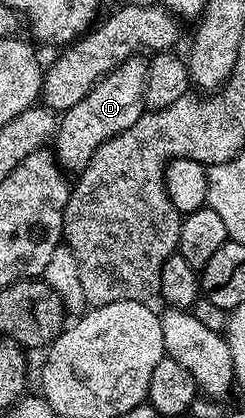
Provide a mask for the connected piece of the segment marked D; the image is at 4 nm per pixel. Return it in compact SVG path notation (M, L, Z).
M133 55L121 65L115 65L84 99L62 113L54 134L54 152L65 170L79 171L86 168L94 151L98 151L102 143L126 131L126 127L138 123L138 119L146 111L148 61L140 57L143 56Z

